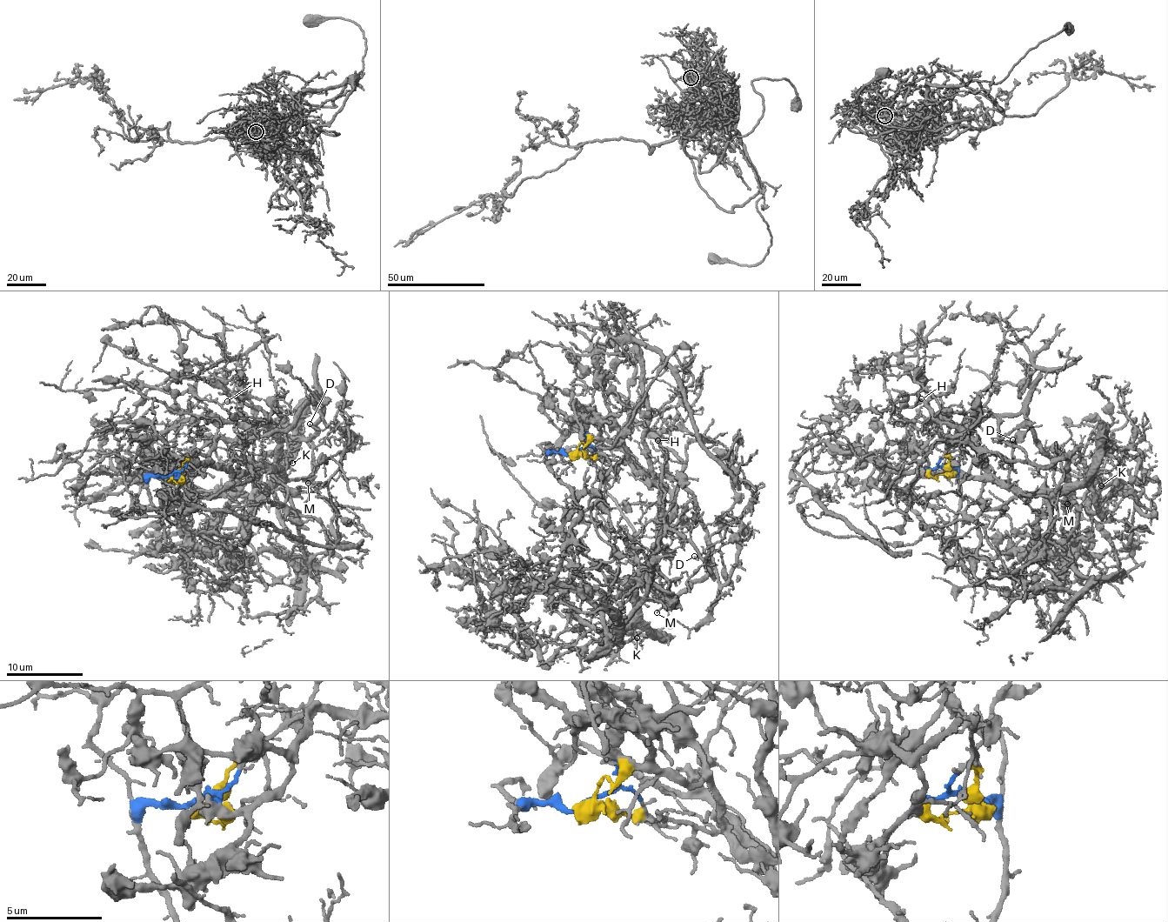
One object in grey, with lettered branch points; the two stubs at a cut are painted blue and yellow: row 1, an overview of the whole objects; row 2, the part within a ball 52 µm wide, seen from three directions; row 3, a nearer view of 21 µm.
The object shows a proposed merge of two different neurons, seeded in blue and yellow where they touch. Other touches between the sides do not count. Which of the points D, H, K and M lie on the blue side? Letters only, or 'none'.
none

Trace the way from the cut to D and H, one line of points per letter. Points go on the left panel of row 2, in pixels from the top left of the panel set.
D: (170, 476), (217, 437), (255, 440), (290, 425), (309, 403), (314, 406), (325, 426), (317, 430), (310, 424)
H: (170, 476), (176, 474), (224, 424), (266, 422), (263, 412), (227, 400)

